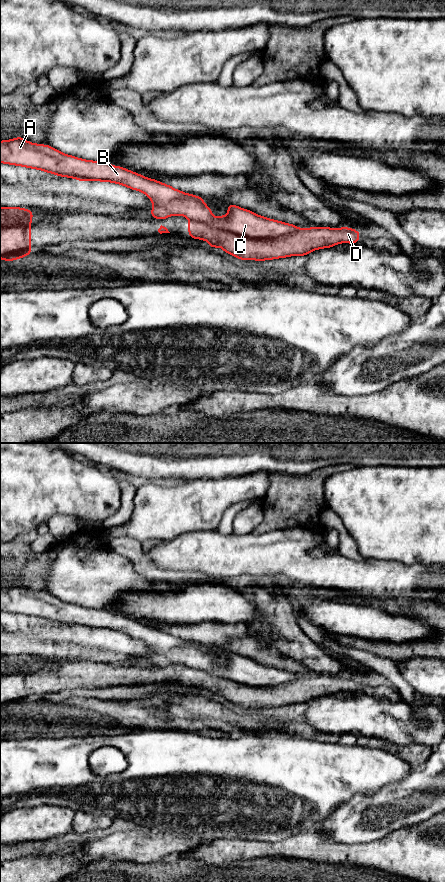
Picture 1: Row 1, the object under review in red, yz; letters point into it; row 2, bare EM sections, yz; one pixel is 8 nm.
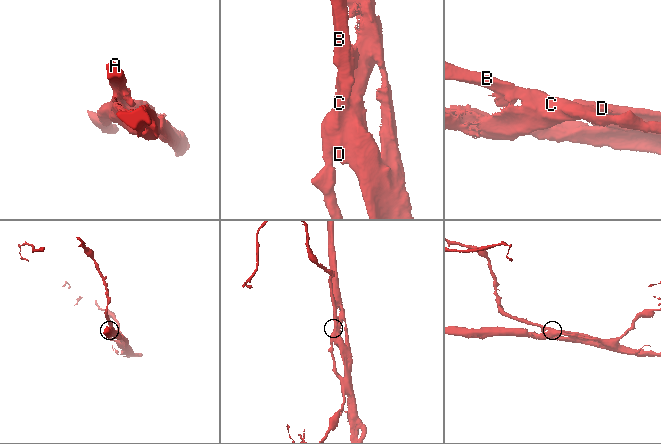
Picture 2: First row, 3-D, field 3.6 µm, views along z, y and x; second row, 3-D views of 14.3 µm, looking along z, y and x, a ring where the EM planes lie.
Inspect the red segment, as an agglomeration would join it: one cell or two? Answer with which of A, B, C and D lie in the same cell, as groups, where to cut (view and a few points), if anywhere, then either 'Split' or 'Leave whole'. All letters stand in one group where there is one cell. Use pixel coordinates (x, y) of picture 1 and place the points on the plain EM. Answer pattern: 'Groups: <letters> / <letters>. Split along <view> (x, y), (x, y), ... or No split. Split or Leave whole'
Groups: A B C / D. Split along yz (189, 667), (203, 669), (251, 686), (277, 686), (298, 676). Split

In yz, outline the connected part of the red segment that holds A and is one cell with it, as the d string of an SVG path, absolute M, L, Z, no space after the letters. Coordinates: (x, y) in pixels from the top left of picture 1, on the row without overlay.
M20 584L0 589L0 611L37 617L78 629L111 630L142 640L152 649L150 664L155 667L181 663L251 687L275 687L298 677L294 672L266 666L234 652L228 653L228 664L214 666L212 656L205 652L202 645L121 614L67 603L50 593L31 591Z

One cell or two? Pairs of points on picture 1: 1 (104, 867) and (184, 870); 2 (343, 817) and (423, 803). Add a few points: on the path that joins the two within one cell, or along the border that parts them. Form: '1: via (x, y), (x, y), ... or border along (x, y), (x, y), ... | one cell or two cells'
1: via (124, 871), (164, 871) | one cell
2: via (363, 817), (373, 817), (399, 803), (403, 803) | one cell

